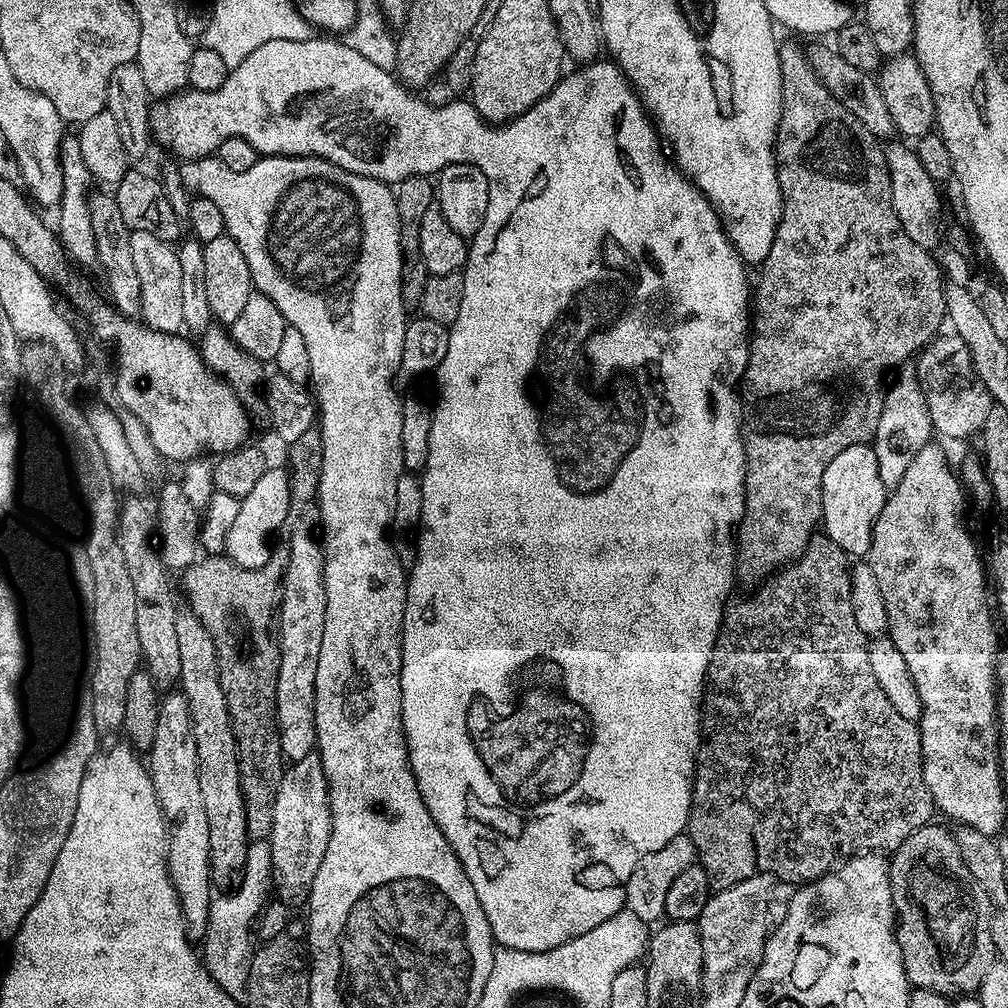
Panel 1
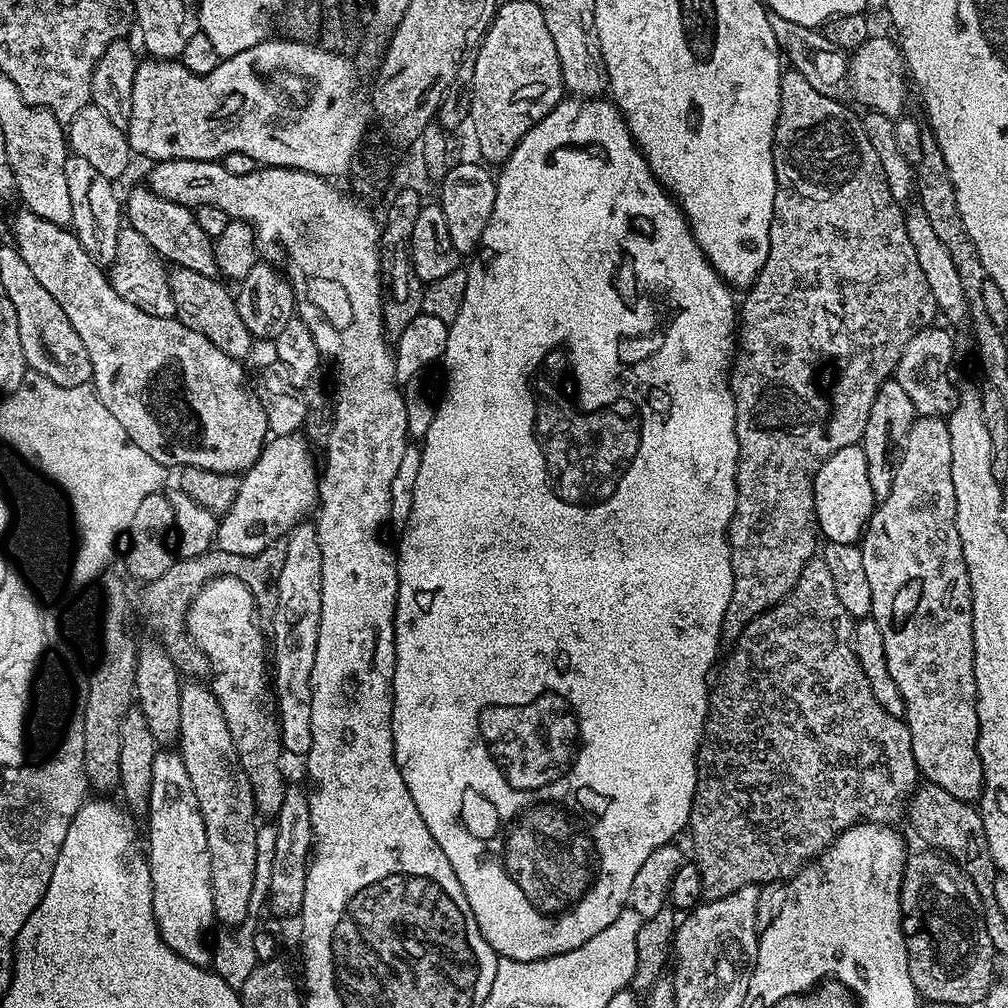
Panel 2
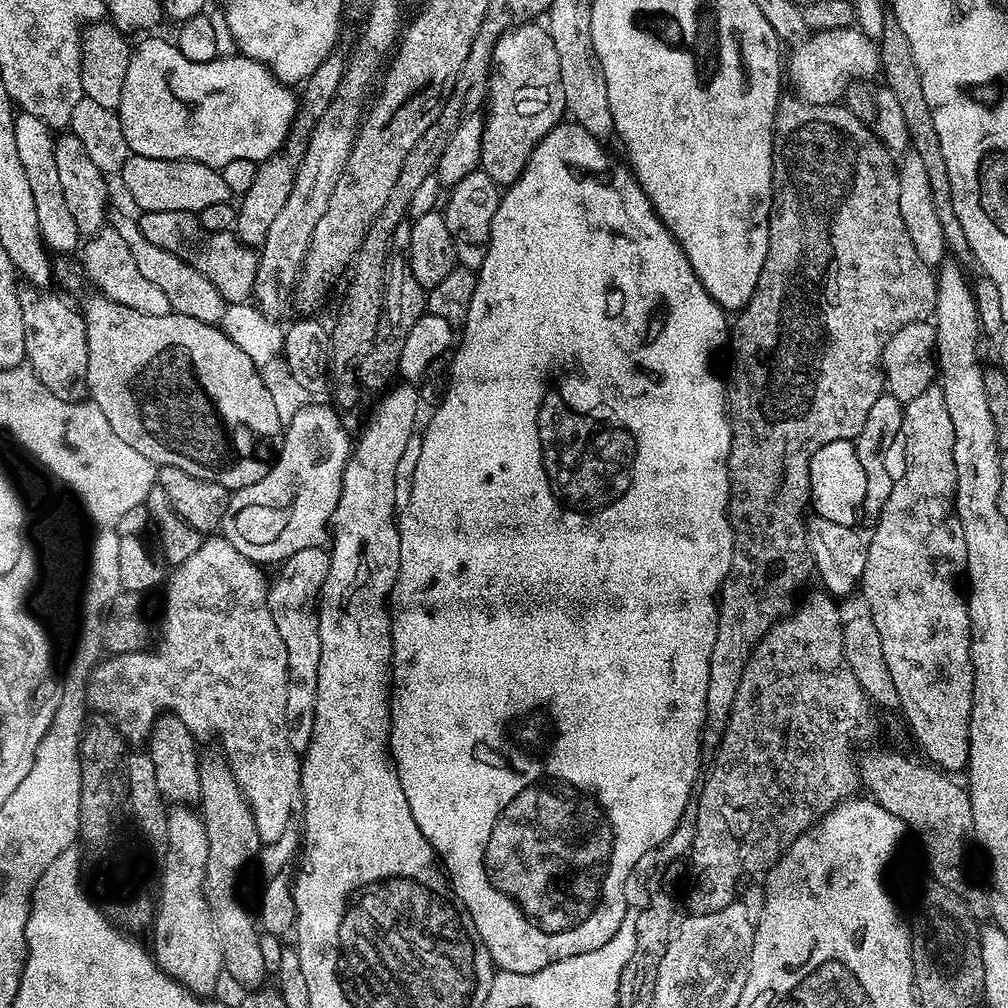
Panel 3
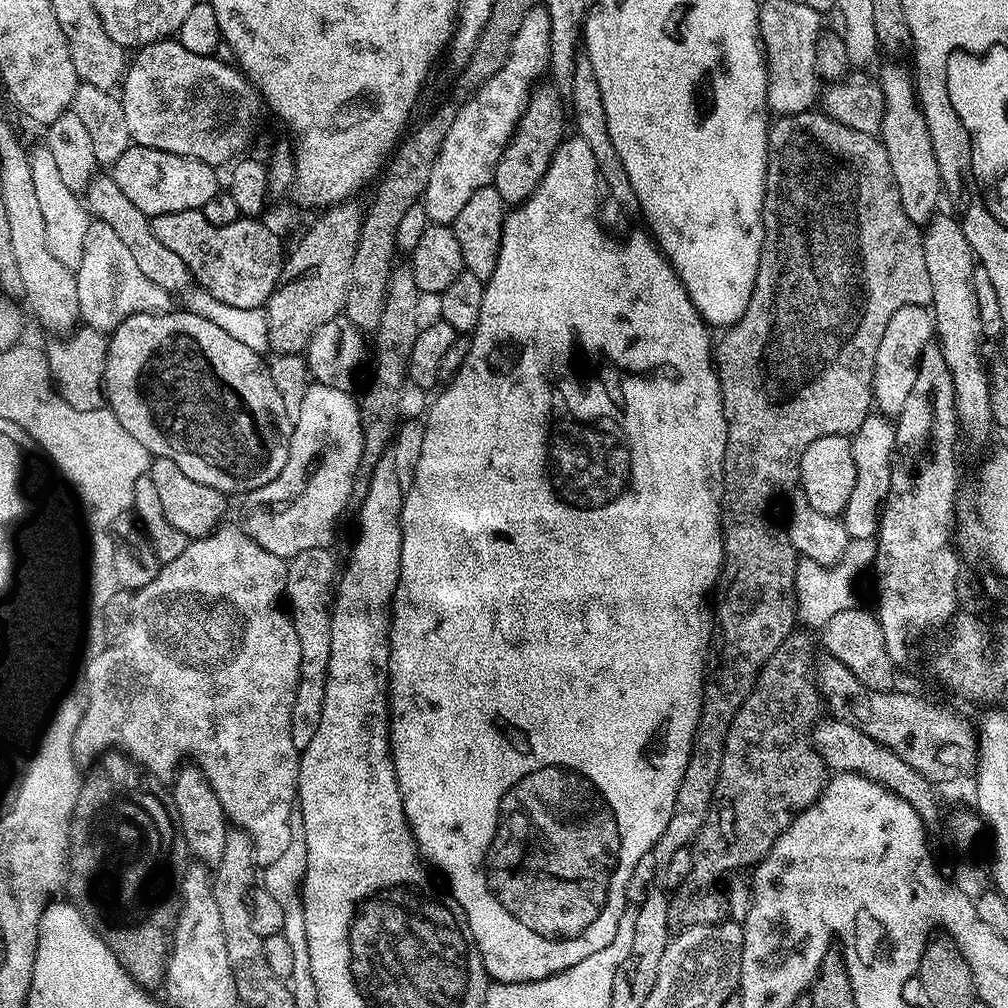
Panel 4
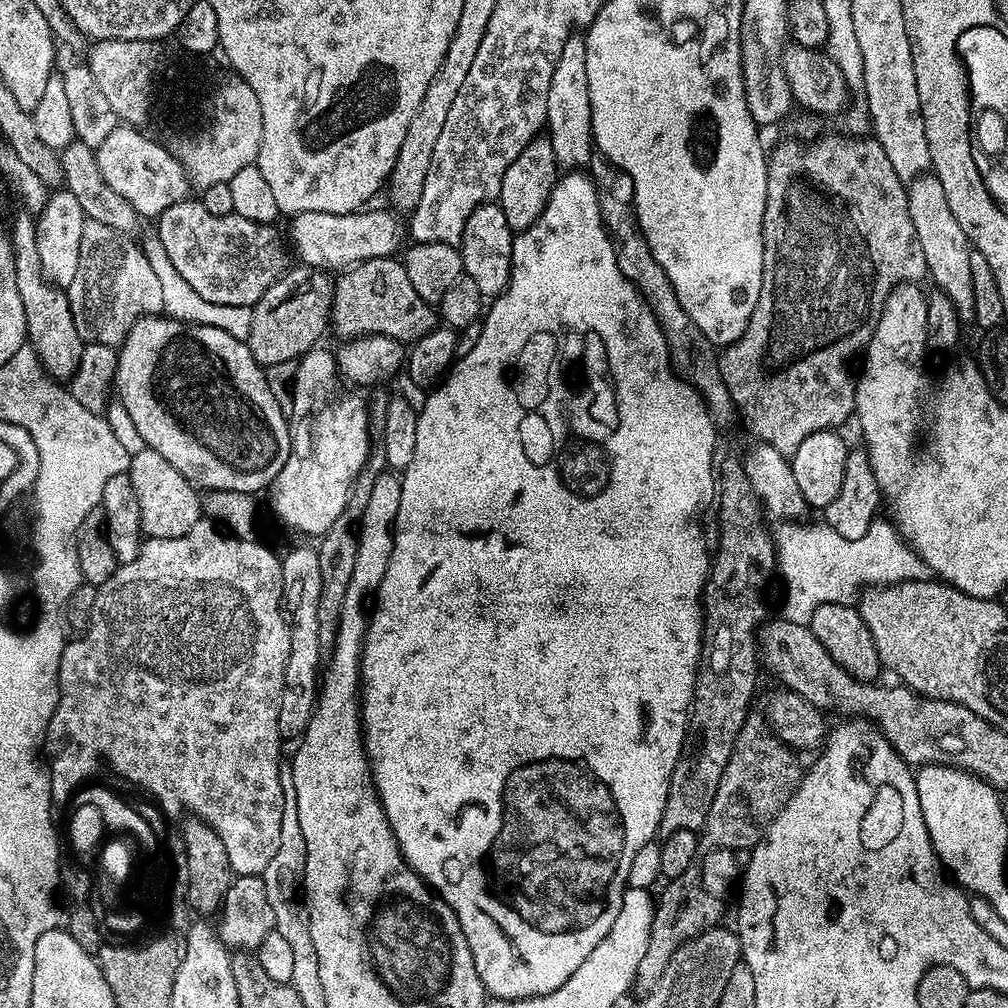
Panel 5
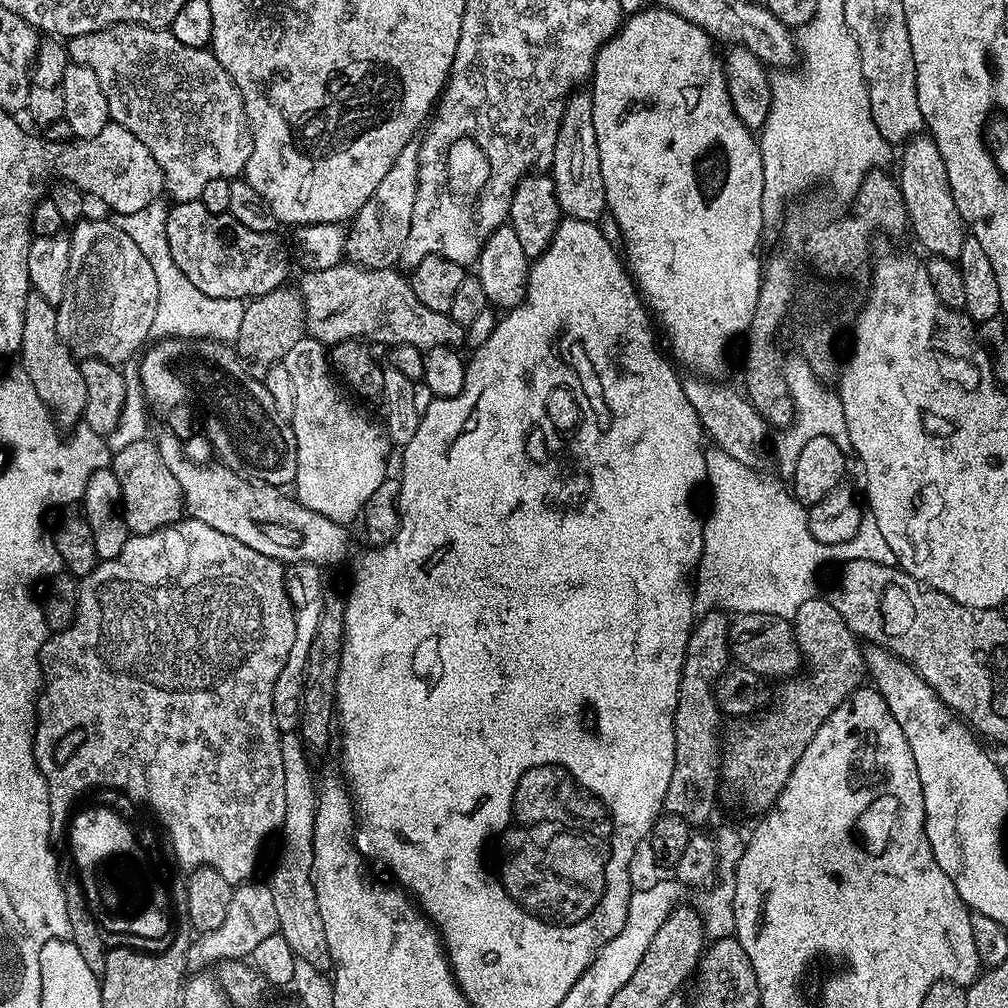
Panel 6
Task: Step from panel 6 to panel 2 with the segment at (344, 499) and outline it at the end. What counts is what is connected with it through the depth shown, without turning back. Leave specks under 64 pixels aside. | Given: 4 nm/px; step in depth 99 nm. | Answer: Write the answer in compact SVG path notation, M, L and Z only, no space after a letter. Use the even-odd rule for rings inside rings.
M303 435L272 436L265 443L262 454L247 472L239 477L238 498L230 505L227 512L219 517L215 539L219 551L230 556L259 557L276 539L287 537L297 527L296 524L308 511L318 504L318 460L312 457L313 445Z

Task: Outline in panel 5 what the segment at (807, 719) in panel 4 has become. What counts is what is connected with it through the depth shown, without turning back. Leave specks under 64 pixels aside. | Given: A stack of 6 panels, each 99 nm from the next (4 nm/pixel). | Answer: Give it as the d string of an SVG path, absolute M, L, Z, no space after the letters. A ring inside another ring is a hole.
M750 714L745 718L742 730L734 742L734 750L730 754L730 762L726 762L726 770L722 770L722 782L718 782L718 794L714 794L714 802L710 806L710 814L706 818L706 822L702 829L706 840L706 835L708 835L708 840L710 842L709 845L711 845L712 848L731 848L733 850L741 850L740 848L745 848L745 850L751 850L755 848L756 843L765 839L768 828L772 824L772 819L774 819L774 817L783 810L784 803L786 803L787 800L796 793L796 787L800 785L802 779L802 767L800 768L800 760L795 755L799 756L787 743L785 743L783 739L781 739L776 729L768 723L767 719L765 719L763 715L756 716L756 714ZM692 870L686 871L678 878L674 878L673 880L667 881L667 883L665 883L663 886L665 888L661 890L660 896L658 892L658 899L655 901L655 904L654 904L654 911L652 913L652 925L650 926L650 942L646 946L646 955L643 956L642 962L638 966L638 970L636 971L636 975L634 977L635 983L637 985L641 984L641 986L644 987L644 990L652 989L653 986L656 985L658 981L660 981L660 979L662 978L662 974L668 968L668 963L670 962L670 958L674 958L674 954L676 953L676 951L679 950L679 948L681 948L687 940L693 940L695 936L701 936L702 933L706 931L706 929L708 928L717 927L717 925L719 925L721 921L723 921L720 919L722 919L724 916L724 908L722 905L720 905L720 904L723 904L721 897L712 896L709 892L707 892L707 890L705 890L703 885L700 884L700 877L699 875L697 875L695 871L692 871Z

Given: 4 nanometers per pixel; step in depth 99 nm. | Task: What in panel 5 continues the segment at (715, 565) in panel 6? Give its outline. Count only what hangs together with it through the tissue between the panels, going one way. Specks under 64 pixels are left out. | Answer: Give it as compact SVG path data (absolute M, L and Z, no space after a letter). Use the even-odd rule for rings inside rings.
M780 522L774 528L776 546L776 566L779 579L784 579L783 619L799 624L811 625L814 610L827 604L847 604L861 595L865 586L884 586L892 581L914 580L925 575L923 560L898 535L891 523L873 523L868 533L858 541L851 541L836 534L825 522L804 524L805 522Z

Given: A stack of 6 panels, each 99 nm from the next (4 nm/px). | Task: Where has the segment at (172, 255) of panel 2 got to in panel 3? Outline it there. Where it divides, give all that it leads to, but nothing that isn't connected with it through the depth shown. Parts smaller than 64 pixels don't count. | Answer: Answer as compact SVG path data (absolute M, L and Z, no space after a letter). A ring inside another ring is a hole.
M174 210L140 212L138 221L142 234L150 242L185 260L198 270L199 274L204 274L218 288L218 292L228 304L243 304L253 299L252 291L260 257L257 249L243 244L235 231L211 232L200 224L199 215Z

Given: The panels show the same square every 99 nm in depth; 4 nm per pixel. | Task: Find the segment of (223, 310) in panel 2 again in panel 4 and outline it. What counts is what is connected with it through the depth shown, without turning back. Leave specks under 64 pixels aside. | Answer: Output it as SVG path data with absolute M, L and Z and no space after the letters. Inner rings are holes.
M110 174L97 175L88 184L84 191L84 201L93 219L105 222L117 231L118 238L122 239L129 248L134 262L141 268L146 278L162 289L166 289L169 294L183 293L191 285L192 279L182 258L179 258L174 250L169 250L162 242L158 242L153 232L151 219L138 209L138 206L131 202L126 194L122 194L122 188Z

